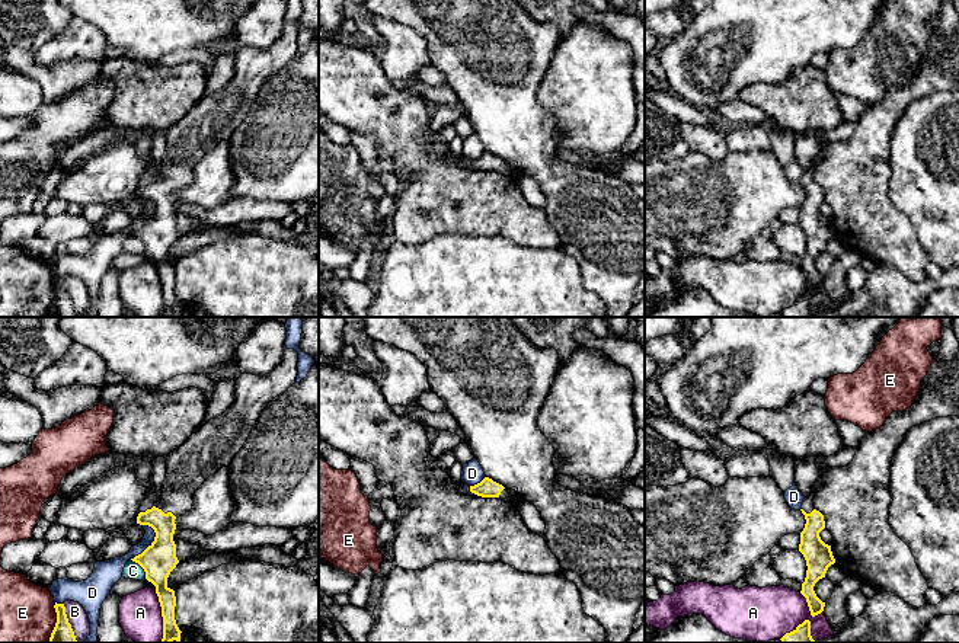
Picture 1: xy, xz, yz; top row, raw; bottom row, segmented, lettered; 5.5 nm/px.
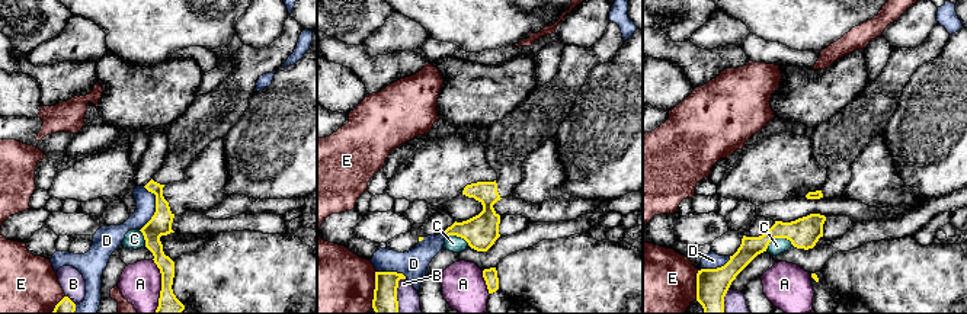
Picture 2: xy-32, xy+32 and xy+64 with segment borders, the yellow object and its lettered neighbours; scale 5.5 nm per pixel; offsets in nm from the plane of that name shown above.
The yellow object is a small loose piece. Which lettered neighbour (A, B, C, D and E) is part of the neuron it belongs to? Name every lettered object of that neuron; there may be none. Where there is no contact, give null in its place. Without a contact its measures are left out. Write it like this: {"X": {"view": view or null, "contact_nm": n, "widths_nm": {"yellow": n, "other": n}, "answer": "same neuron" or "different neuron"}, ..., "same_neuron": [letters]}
{"A": {"view": "xy", "contact_nm": 280, "widths_nm": {"yellow": 140, "other": 240}, "answer": "different neuron"}, "B": {"view": "xy", "contact_nm": 240, "widths_nm": {"yellow": 150, "other": 110}, "answer": "different neuron"}, "C": {"view": "xy", "contact_nm": 140, "widths_nm": {"yellow": 190, "other": 100}, "answer": "different neuron"}, "D": {"view": "xy", "contact_nm": 220, "widths_nm": {"yellow": 190, "other": 130}, "answer": "different neuron"}, "E": {"view": "xy", "contact_nm": 220, "widths_nm": {"yellow": 150, "other": 300}, "answer": "different neuron"}, "same_neuron": []}

